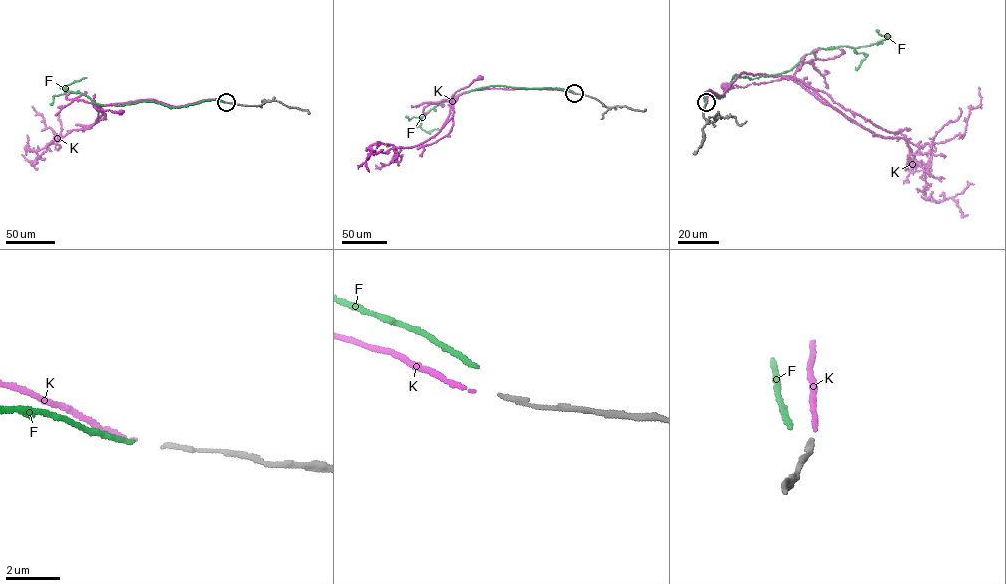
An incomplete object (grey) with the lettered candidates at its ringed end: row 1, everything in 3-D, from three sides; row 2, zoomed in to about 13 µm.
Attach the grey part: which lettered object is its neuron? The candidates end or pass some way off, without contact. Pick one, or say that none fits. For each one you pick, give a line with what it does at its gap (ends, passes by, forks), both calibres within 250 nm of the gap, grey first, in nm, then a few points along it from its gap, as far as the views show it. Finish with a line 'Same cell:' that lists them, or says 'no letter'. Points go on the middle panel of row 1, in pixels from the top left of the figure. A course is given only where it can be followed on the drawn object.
K: it ends | 170/140 nm | via (574, 93), (542, 88), (468, 91), (457, 96), (452, 116), (441, 128), (452, 95), (480, 78)
Same cell: K

